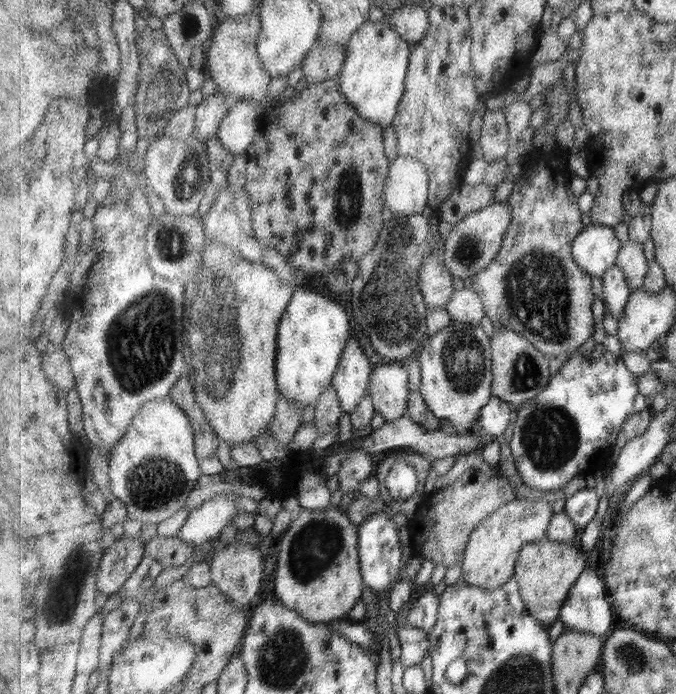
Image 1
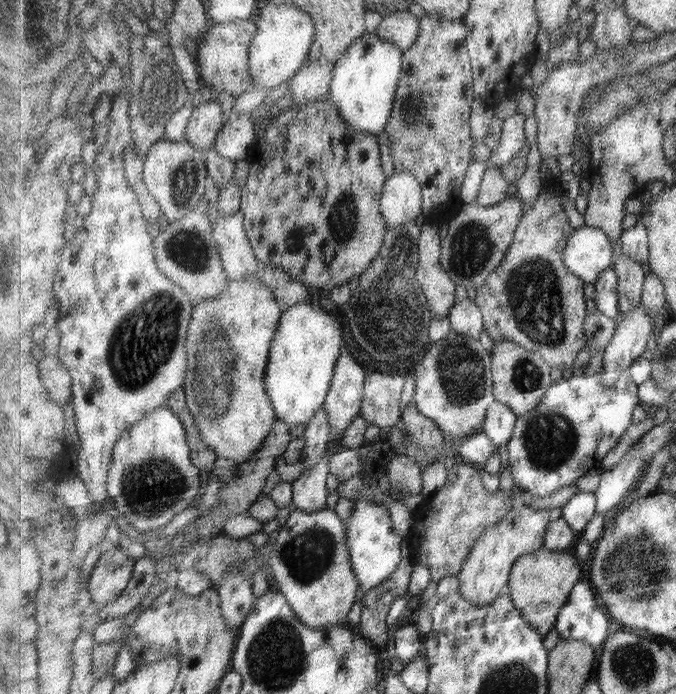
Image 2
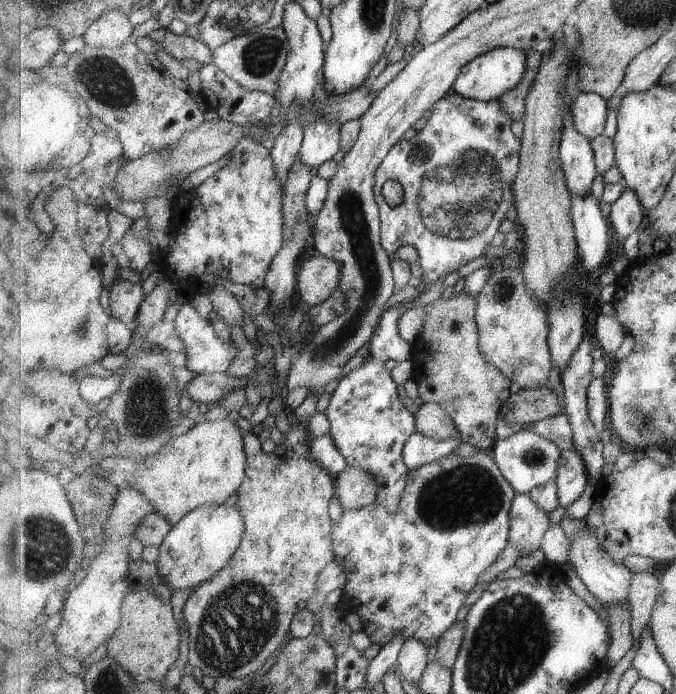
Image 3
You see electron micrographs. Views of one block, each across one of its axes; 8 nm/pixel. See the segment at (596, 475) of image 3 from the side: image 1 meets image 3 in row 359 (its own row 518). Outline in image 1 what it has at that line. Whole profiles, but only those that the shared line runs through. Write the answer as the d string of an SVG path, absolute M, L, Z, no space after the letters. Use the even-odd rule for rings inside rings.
M587 488L578 490L574 495L565 500L564 511L571 517L578 528L582 530L595 519L599 510L599 494L595 489Z

